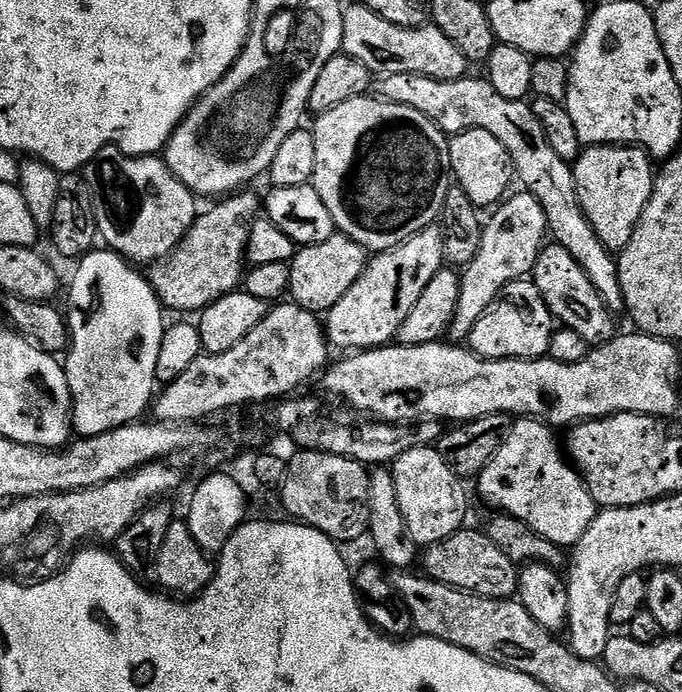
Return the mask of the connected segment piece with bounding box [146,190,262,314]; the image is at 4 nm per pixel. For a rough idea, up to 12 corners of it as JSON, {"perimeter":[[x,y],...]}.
{"perimeter":[[252,190],[201,211],[147,269],[165,309],[199,314],[237,291],[261,219]]}

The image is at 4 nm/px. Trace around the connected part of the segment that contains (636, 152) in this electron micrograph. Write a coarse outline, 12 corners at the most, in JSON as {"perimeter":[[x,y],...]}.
{"perimeter":[[585,147],[578,202],[609,252],[630,246],[656,172],[642,148]]}

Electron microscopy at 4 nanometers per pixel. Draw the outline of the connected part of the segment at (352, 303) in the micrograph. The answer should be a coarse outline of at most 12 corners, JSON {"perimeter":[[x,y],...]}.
{"perimeter":[[444,230],[375,253],[326,313],[333,349],[391,345],[445,264]]}

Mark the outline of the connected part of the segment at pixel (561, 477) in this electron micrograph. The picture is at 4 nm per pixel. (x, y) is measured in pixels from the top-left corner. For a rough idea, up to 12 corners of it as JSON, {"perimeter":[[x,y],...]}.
{"perimeter":[[545,421],[478,477],[497,513],[571,549],[598,506]]}

